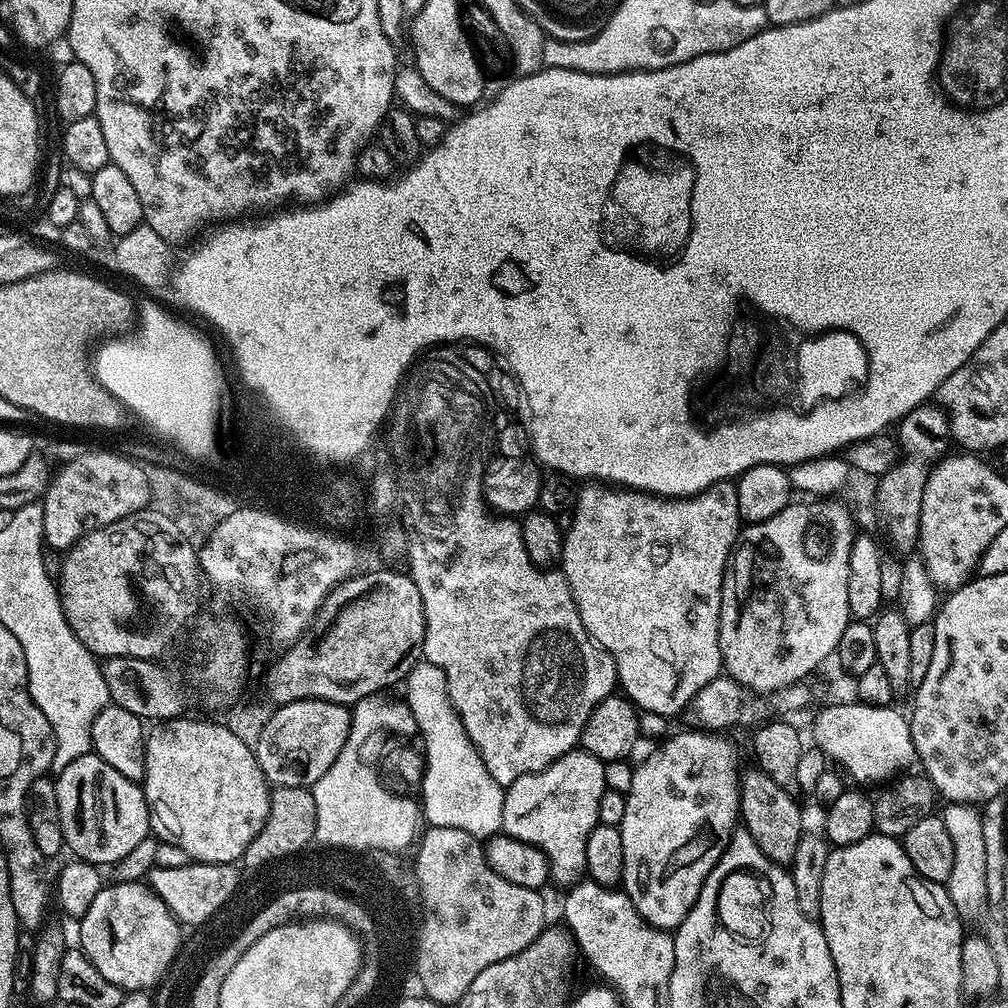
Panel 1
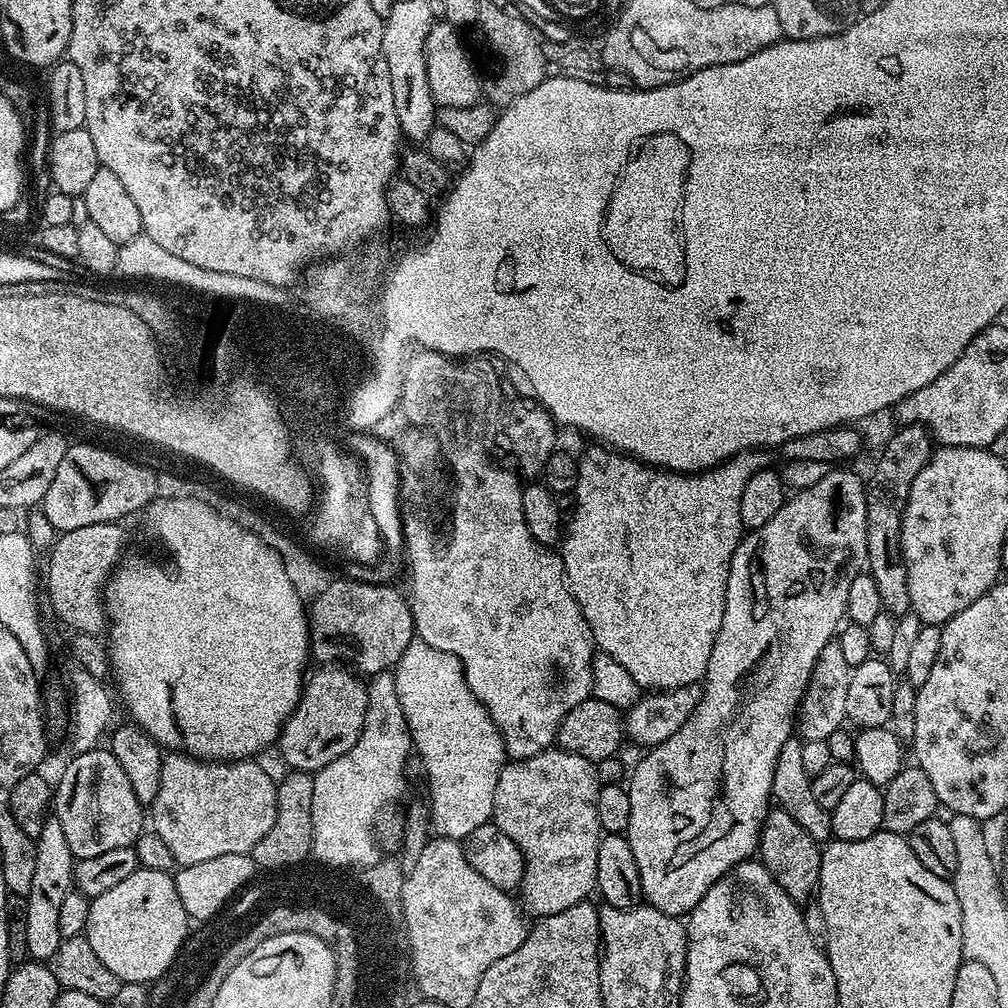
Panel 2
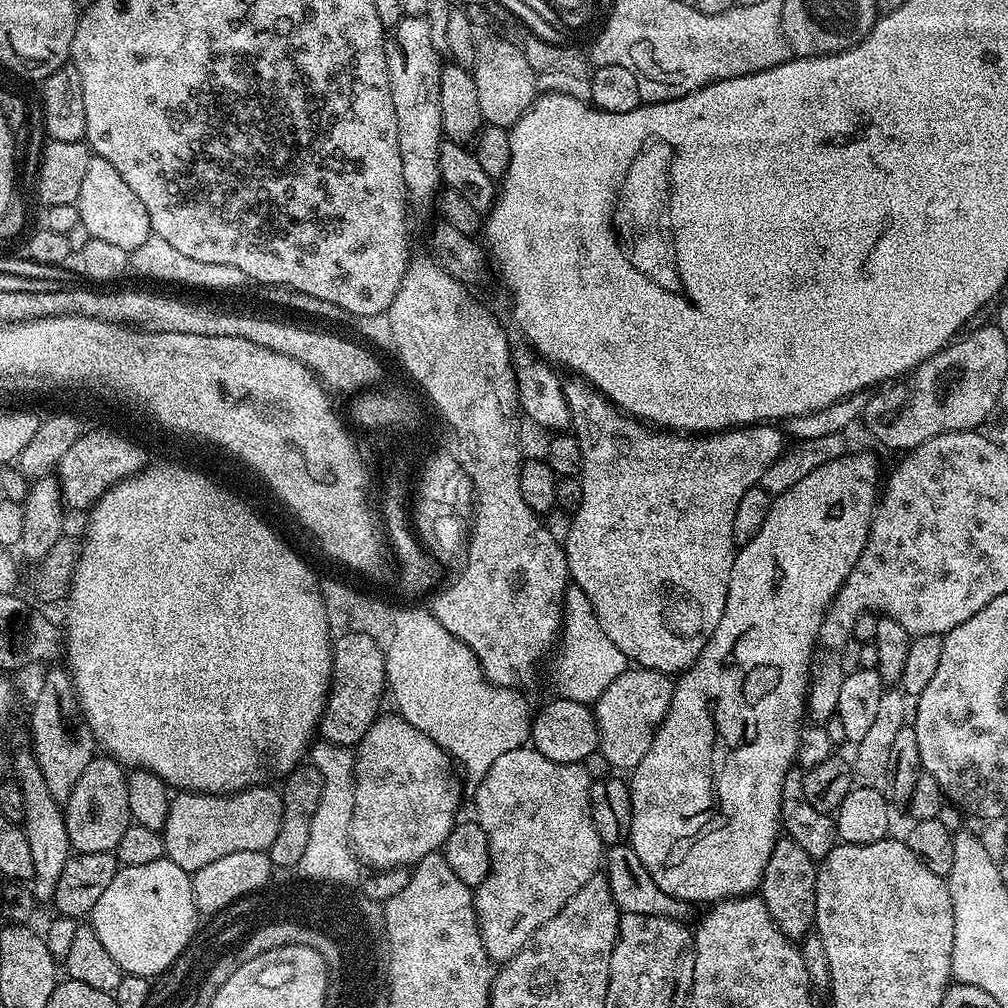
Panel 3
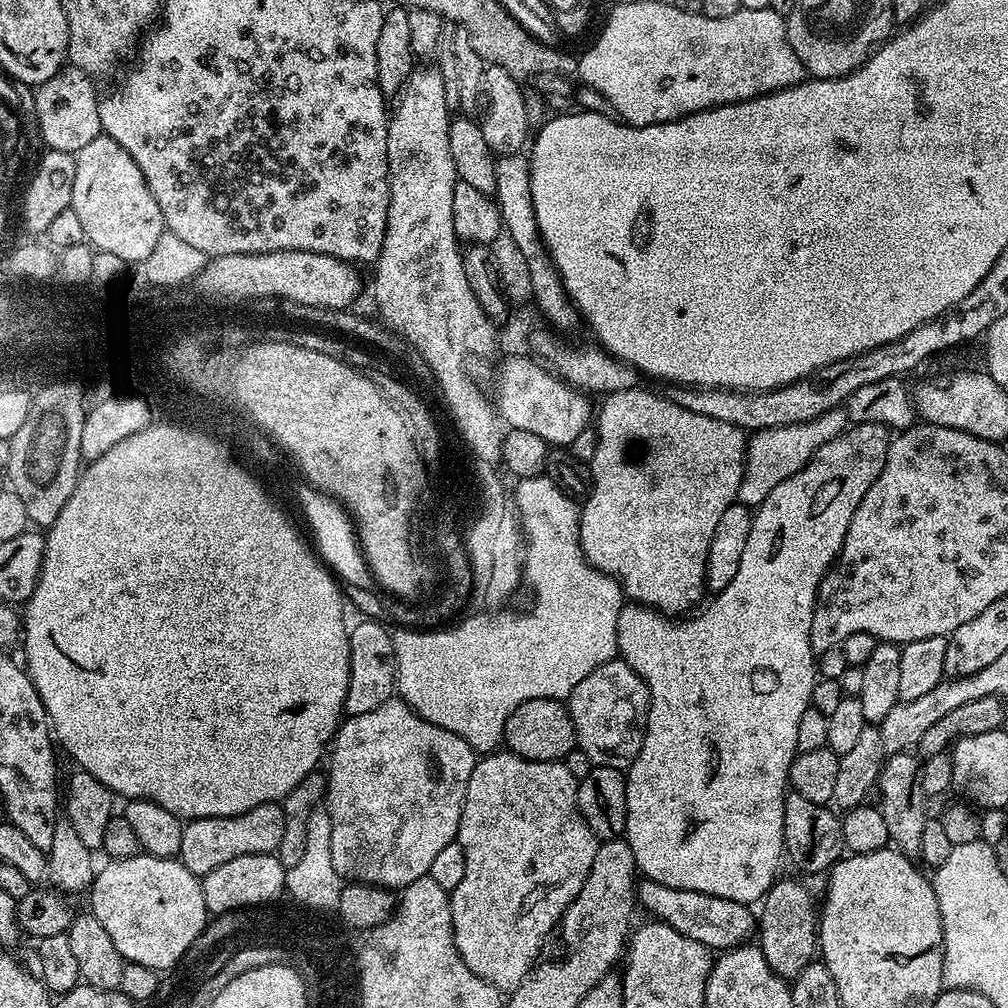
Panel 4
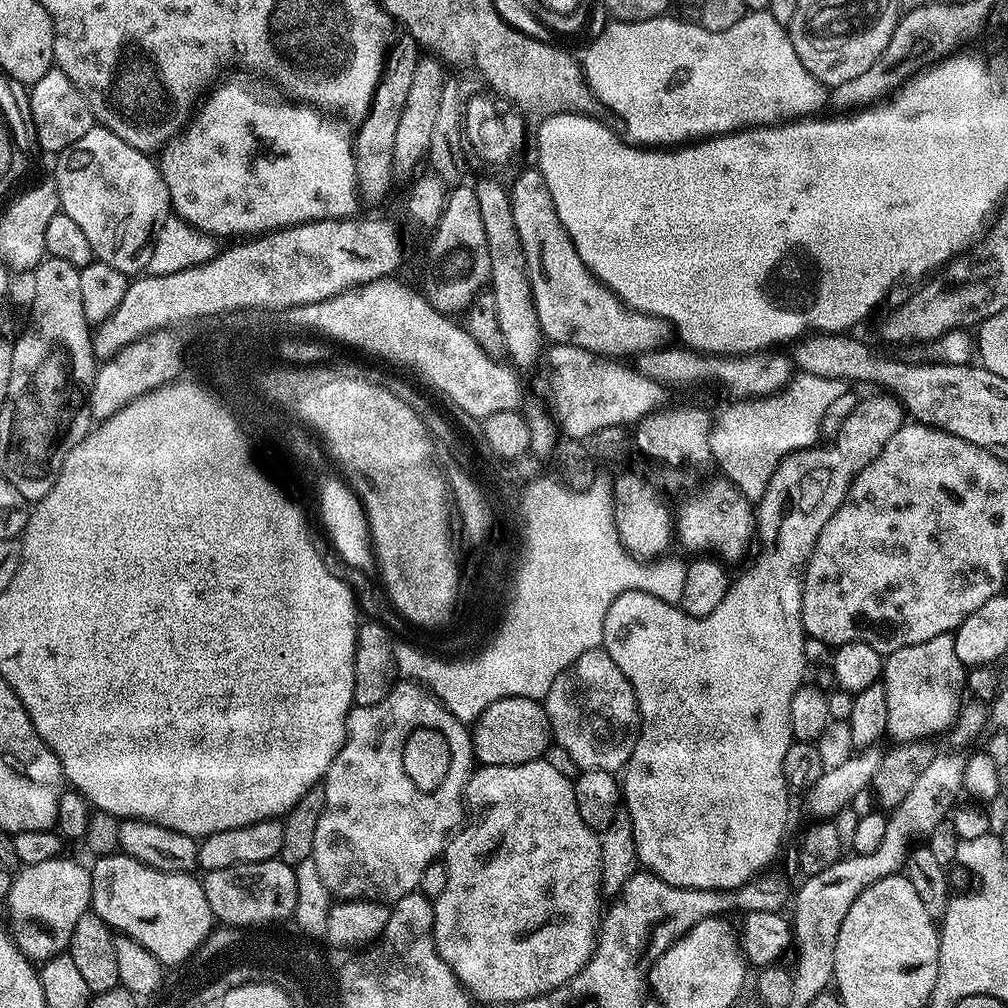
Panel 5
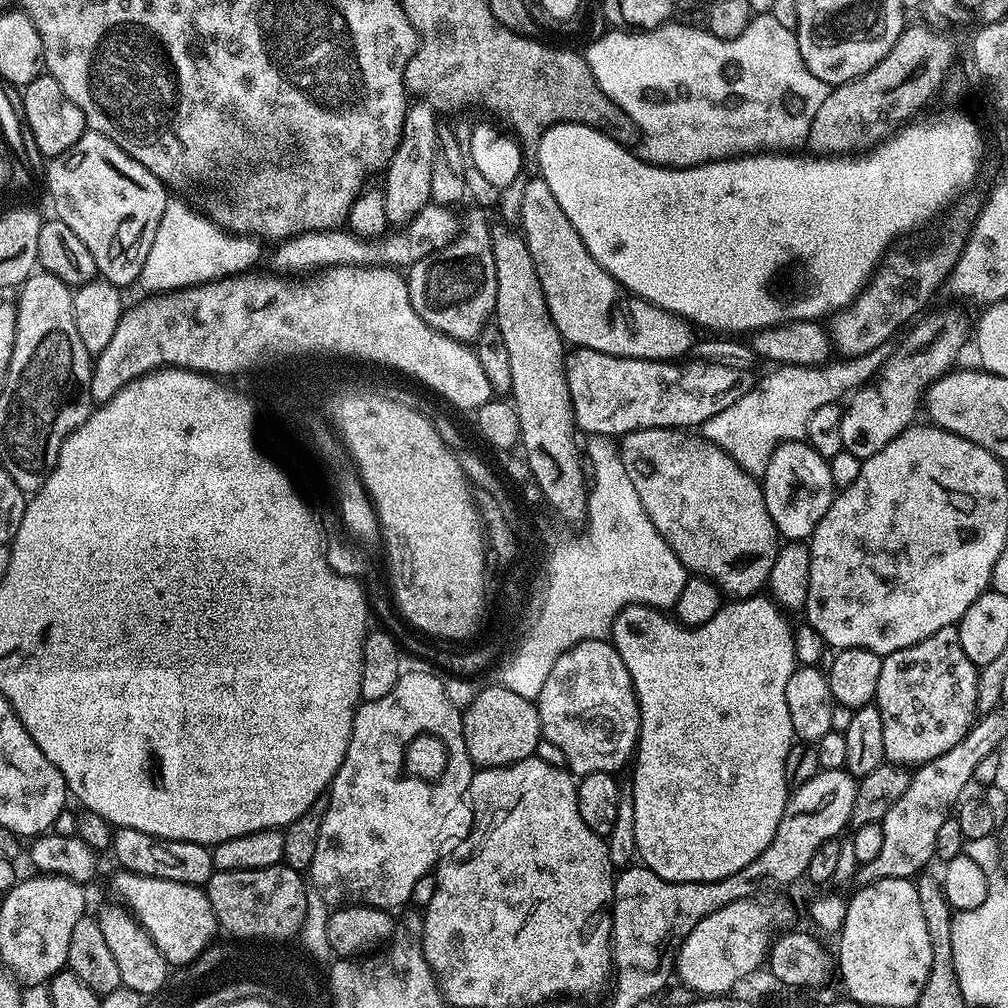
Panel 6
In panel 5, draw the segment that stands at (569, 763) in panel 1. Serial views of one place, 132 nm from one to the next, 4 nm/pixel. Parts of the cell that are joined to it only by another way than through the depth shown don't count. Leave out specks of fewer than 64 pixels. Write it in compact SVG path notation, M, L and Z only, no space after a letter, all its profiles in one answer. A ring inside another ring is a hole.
M546 758L534 762L522 762L514 766L490 766L489 764L477 767L464 787L466 797L466 823L449 839L443 853L442 861L446 868L446 888L434 900L434 930L432 937L436 949L446 966L452 968L453 974L460 979L460 985L465 988L469 996L480 1000L488 1006L498 1002L518 1002L529 1000L552 992L572 980L586 966L596 949L598 939L598 925L602 919L600 900L600 838L597 832L586 822L582 822L582 814L578 814L578 802L574 798L576 789L573 781L562 778L554 766Z

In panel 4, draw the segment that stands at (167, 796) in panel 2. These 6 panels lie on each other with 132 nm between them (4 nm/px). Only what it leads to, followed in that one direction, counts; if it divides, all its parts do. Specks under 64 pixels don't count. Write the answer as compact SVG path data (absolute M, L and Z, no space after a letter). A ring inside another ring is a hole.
M279 803L254 806L237 816L211 816L190 820L182 830L182 850L178 859L182 866L186 866L186 870L190 870L190 874L202 878L217 866L246 854L279 853L282 830L286 830L286 818Z

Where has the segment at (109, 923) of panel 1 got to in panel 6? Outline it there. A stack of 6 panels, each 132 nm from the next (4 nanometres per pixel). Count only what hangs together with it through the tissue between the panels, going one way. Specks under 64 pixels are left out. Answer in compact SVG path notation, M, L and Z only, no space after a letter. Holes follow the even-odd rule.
M117 871L116 892L121 901L130 909L133 916L139 920L140 925L154 938L158 950L168 959L169 965L191 965L197 957L205 955L205 949L217 939L218 925L216 915L208 901L207 891L195 884L183 884L182 882L166 882L166 878L150 878L139 876L133 872Z

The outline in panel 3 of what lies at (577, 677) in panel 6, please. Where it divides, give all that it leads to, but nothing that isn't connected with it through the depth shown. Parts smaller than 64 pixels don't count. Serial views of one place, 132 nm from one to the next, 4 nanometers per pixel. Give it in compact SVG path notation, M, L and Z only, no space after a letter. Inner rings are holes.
M629 666L602 694L594 705L596 725L600 735L599 751L610 762L613 769L631 770L646 758L650 742L656 736L656 729L666 718L672 701L674 680L669 673L655 672L649 668Z

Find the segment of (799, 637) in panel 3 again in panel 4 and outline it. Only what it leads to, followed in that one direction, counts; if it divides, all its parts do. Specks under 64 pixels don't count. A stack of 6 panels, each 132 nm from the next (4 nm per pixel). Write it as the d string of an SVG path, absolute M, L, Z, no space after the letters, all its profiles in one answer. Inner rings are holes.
M852 424L847 430L835 436L830 442L826 442L826 446L822 446L816 452L815 456L808 461L808 464L802 470L798 470L794 474L790 474L790 478L786 478L782 482L778 482L778 486L774 486L774 490L770 490L770 494L764 501L755 509L752 525L750 526L750 534L746 538L746 551L742 553L740 565L738 566L738 574L734 574L730 578L730 586L726 586L726 590L715 593L714 598L707 601L708 609L701 616L693 615L691 618L673 618L665 613L656 611L655 608L646 608L642 604L635 602L625 603L624 607L619 609L616 614L616 650L627 664L644 679L648 687L648 725L644 731L644 741L642 742L642 750L638 754L638 758L634 758L634 762L626 770L626 826L624 827L624 836L628 841L630 850L634 850L634 858L636 859L637 869L647 879L665 884L666 886L674 886L682 890L698 890L702 894L714 894L718 898L730 898L734 902L742 902L743 904L752 906L757 902L763 901L764 895L772 888L778 879L776 871L780 868L780 859L785 859L784 851L784 798L789 791L790 785L788 775L790 774L790 766L792 759L797 756L796 747L798 746L798 721L801 720L802 714L806 714L806 710L812 703L812 691L818 681L816 674L816 659L817 653L812 646L810 638L810 622L812 615L816 609L816 592L820 589L822 578L836 562L836 557L840 555L842 550L842 542L846 538L846 530L850 526L850 518L854 518L854 510L858 510L858 506L862 502L862 498L866 498L866 490L870 490L872 483L878 478L878 474L882 470L882 466L888 457L888 445L890 443L889 429L883 424Z

